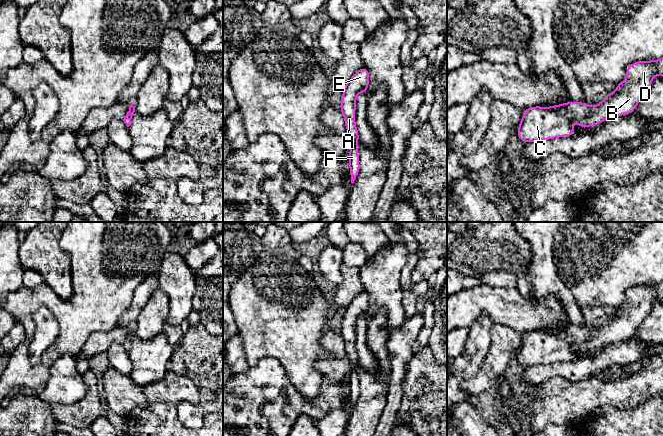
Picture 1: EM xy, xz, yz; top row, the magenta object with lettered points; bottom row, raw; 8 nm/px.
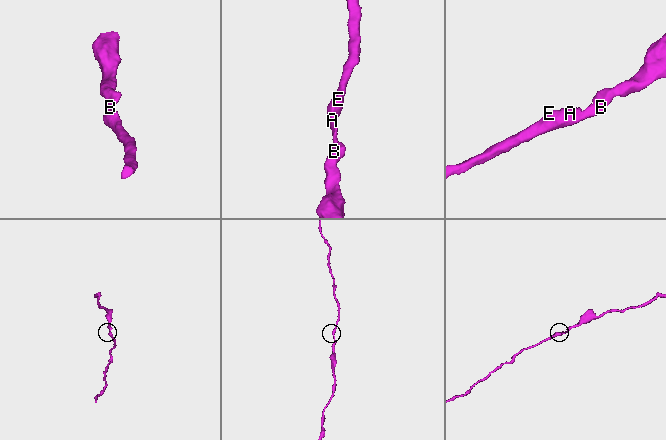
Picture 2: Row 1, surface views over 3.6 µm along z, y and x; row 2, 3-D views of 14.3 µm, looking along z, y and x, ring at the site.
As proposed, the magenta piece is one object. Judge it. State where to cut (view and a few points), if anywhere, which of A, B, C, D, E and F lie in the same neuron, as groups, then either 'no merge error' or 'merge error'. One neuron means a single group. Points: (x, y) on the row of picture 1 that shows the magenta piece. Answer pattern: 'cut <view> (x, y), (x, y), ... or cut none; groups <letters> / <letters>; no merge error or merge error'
cut none; groups A B C D E F; no merge error

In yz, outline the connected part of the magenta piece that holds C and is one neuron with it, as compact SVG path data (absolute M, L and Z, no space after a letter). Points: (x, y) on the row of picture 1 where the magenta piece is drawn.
M663 58L638 61L627 67L627 78L616 85L616 91L609 93L594 107L586 102L570 101L552 107L525 108L518 128L518 138L522 142L531 143L573 136L574 122L585 129L589 125L596 126L605 119L631 114L657 74L663 76Z

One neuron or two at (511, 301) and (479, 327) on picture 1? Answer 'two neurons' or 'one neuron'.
two neurons

